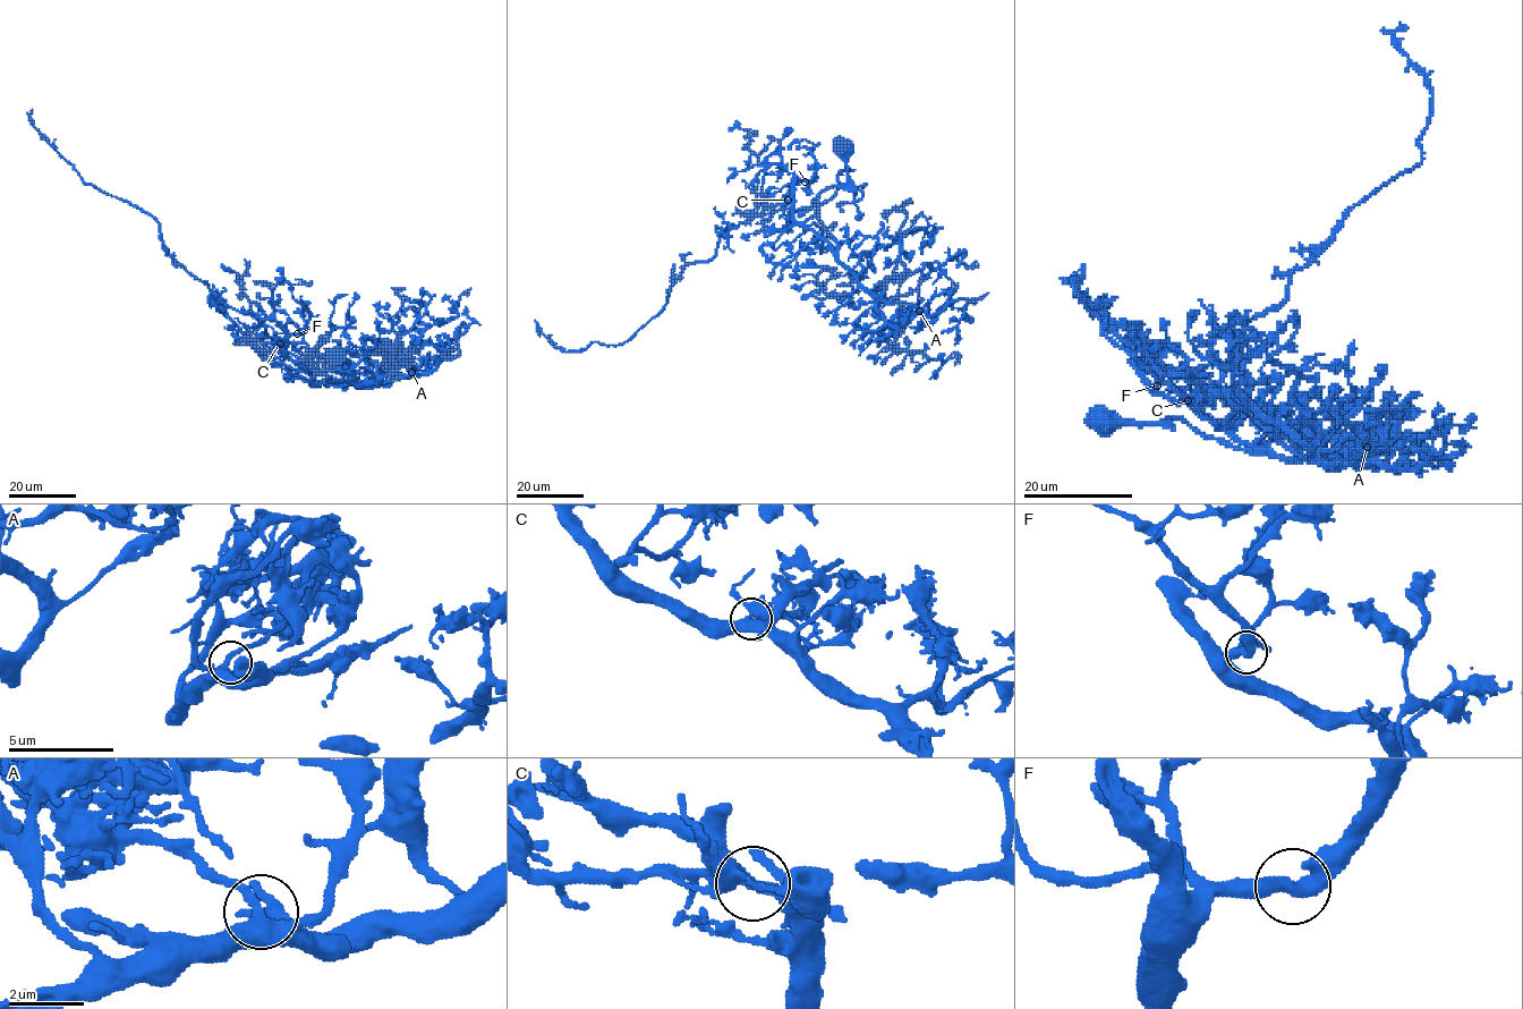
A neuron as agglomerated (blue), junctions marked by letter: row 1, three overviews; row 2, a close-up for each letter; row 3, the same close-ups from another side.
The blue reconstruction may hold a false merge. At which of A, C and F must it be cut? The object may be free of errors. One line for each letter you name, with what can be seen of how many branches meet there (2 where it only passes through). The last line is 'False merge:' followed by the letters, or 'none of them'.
C: Branches: 2
False merge: C

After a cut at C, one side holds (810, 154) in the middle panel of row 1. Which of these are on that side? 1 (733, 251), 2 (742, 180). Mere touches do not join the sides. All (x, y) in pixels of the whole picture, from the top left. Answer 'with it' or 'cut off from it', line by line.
1: cut off from it
2: cut off from it

